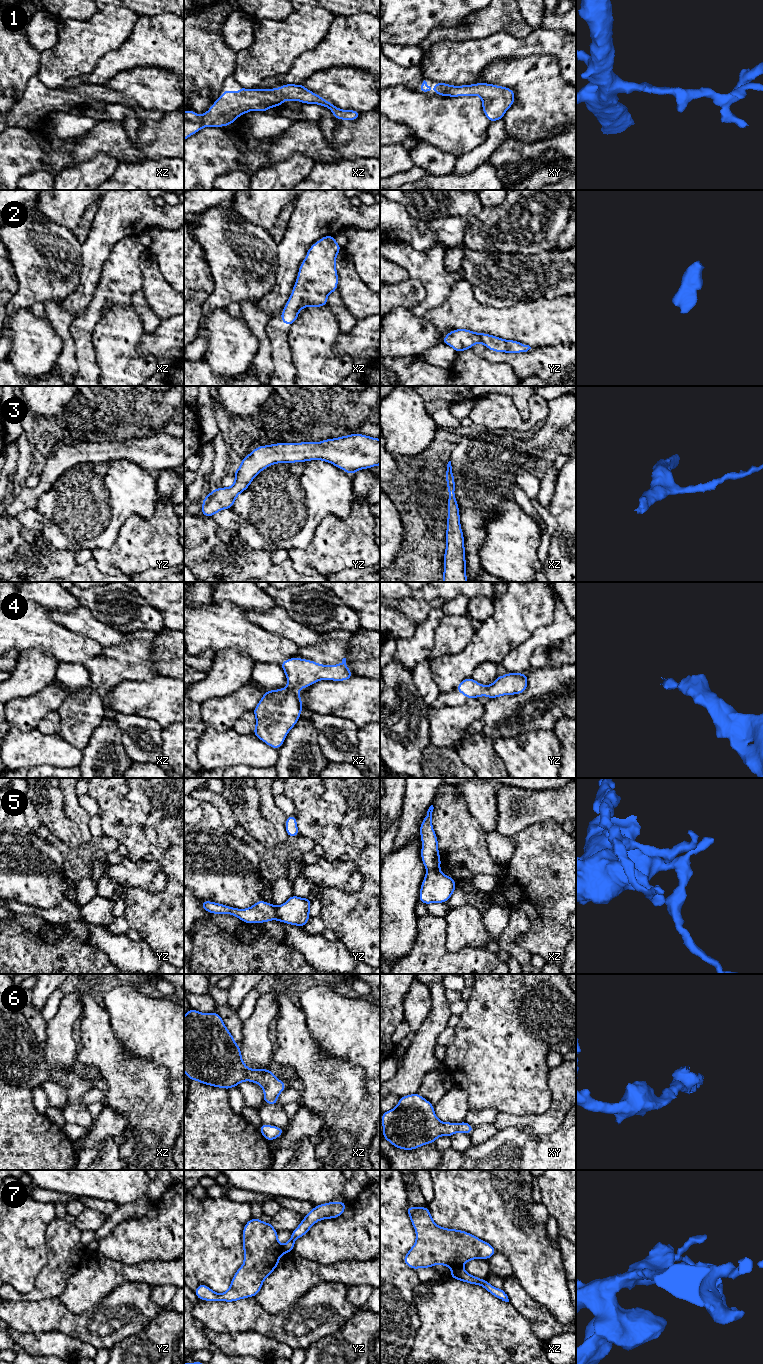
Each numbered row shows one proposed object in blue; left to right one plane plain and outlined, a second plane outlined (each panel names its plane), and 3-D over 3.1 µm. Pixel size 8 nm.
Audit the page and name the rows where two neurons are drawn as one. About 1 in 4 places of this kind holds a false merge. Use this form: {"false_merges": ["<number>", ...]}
{"false_merges": ["5", "7"]}

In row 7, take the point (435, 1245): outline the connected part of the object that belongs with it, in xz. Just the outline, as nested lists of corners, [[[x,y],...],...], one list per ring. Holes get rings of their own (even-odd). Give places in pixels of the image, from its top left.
[[[408,1205],[406,1211],[416,1231],[416,1241],[403,1261],[413,1270],[433,1265],[462,1267],[469,1260],[488,1260],[497,1253],[490,1243],[471,1233],[436,1225],[428,1206],[414,1208]]]

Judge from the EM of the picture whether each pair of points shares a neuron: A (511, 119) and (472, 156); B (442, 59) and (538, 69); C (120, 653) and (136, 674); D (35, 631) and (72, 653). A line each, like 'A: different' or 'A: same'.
A: different
B: different
C: same
D: same

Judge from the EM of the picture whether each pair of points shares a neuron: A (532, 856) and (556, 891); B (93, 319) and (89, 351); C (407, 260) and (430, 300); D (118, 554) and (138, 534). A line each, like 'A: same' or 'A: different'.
A: same
B: same
C: same
D: same

